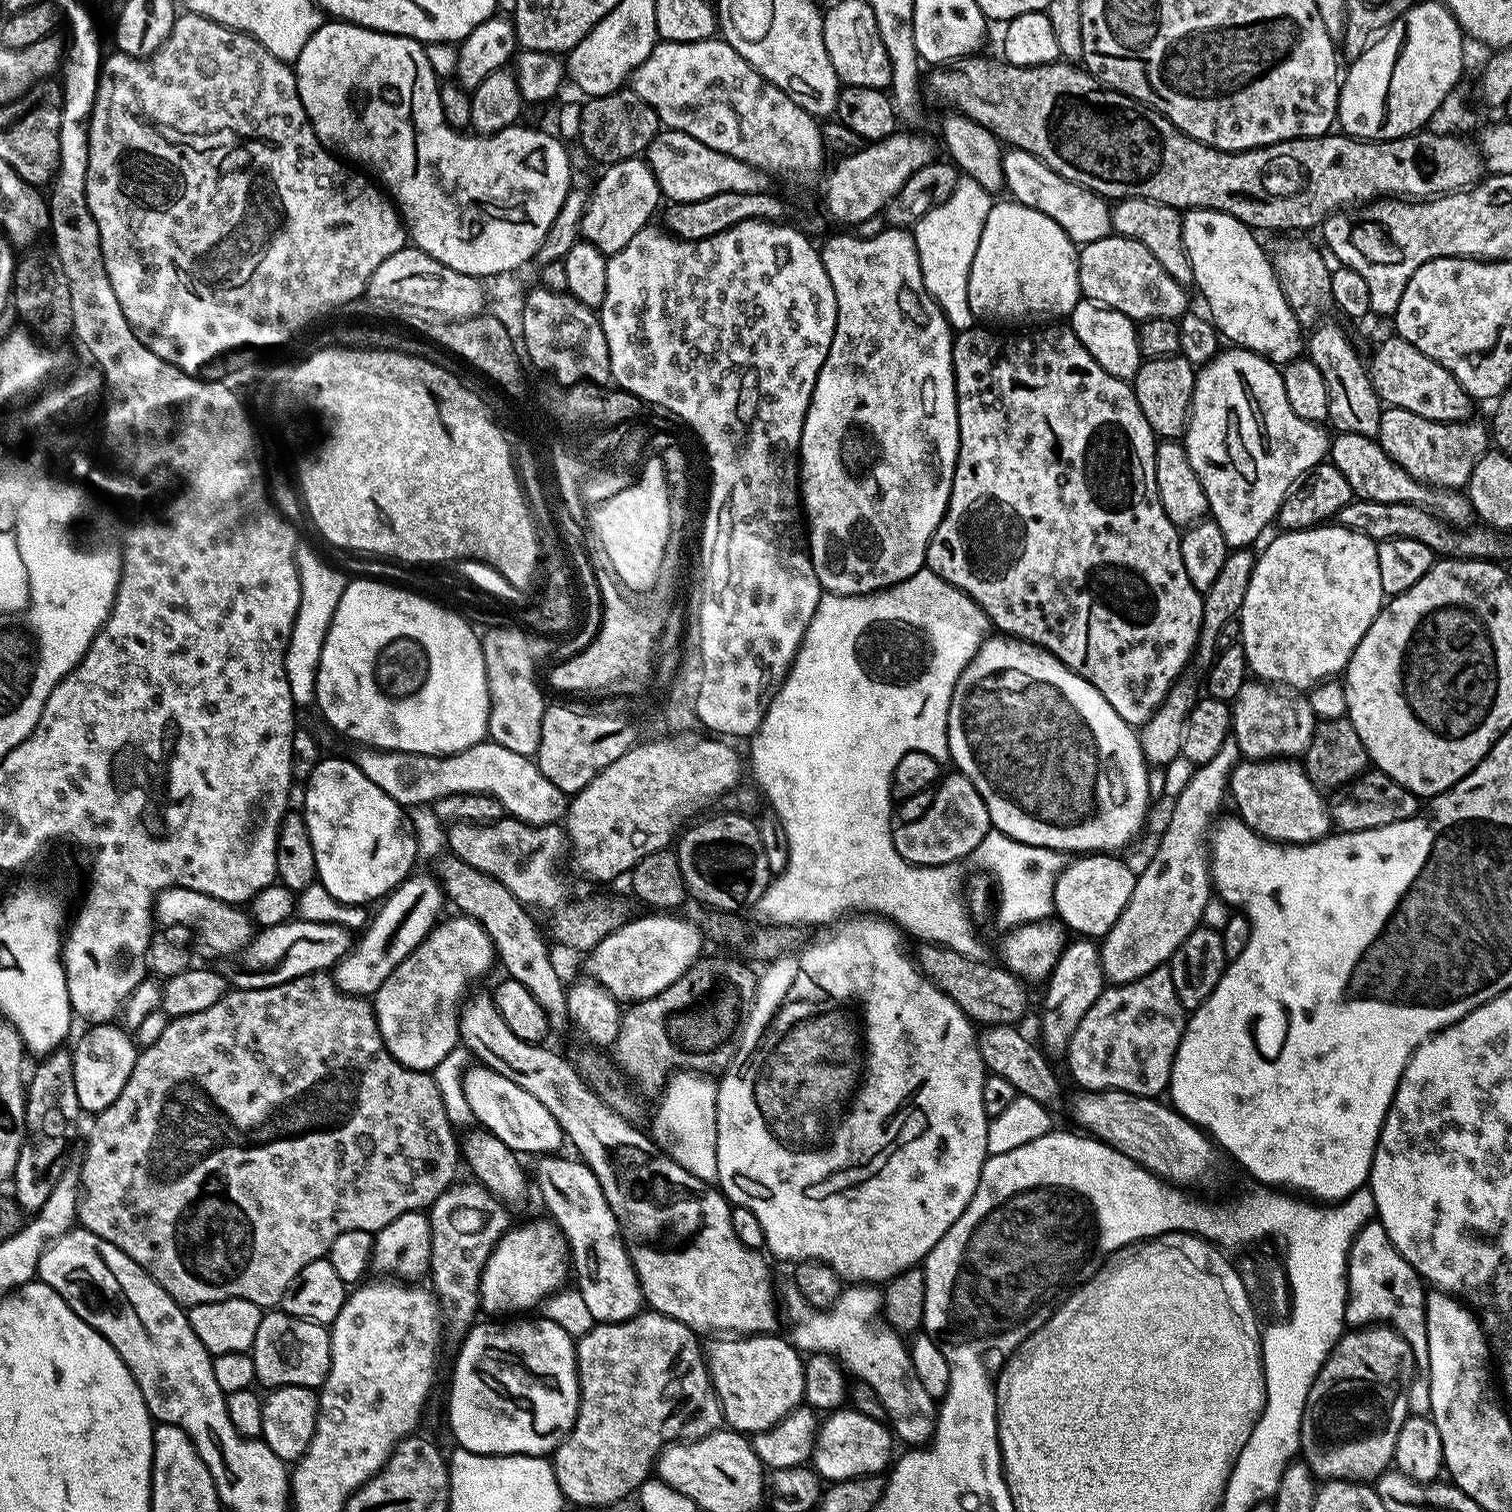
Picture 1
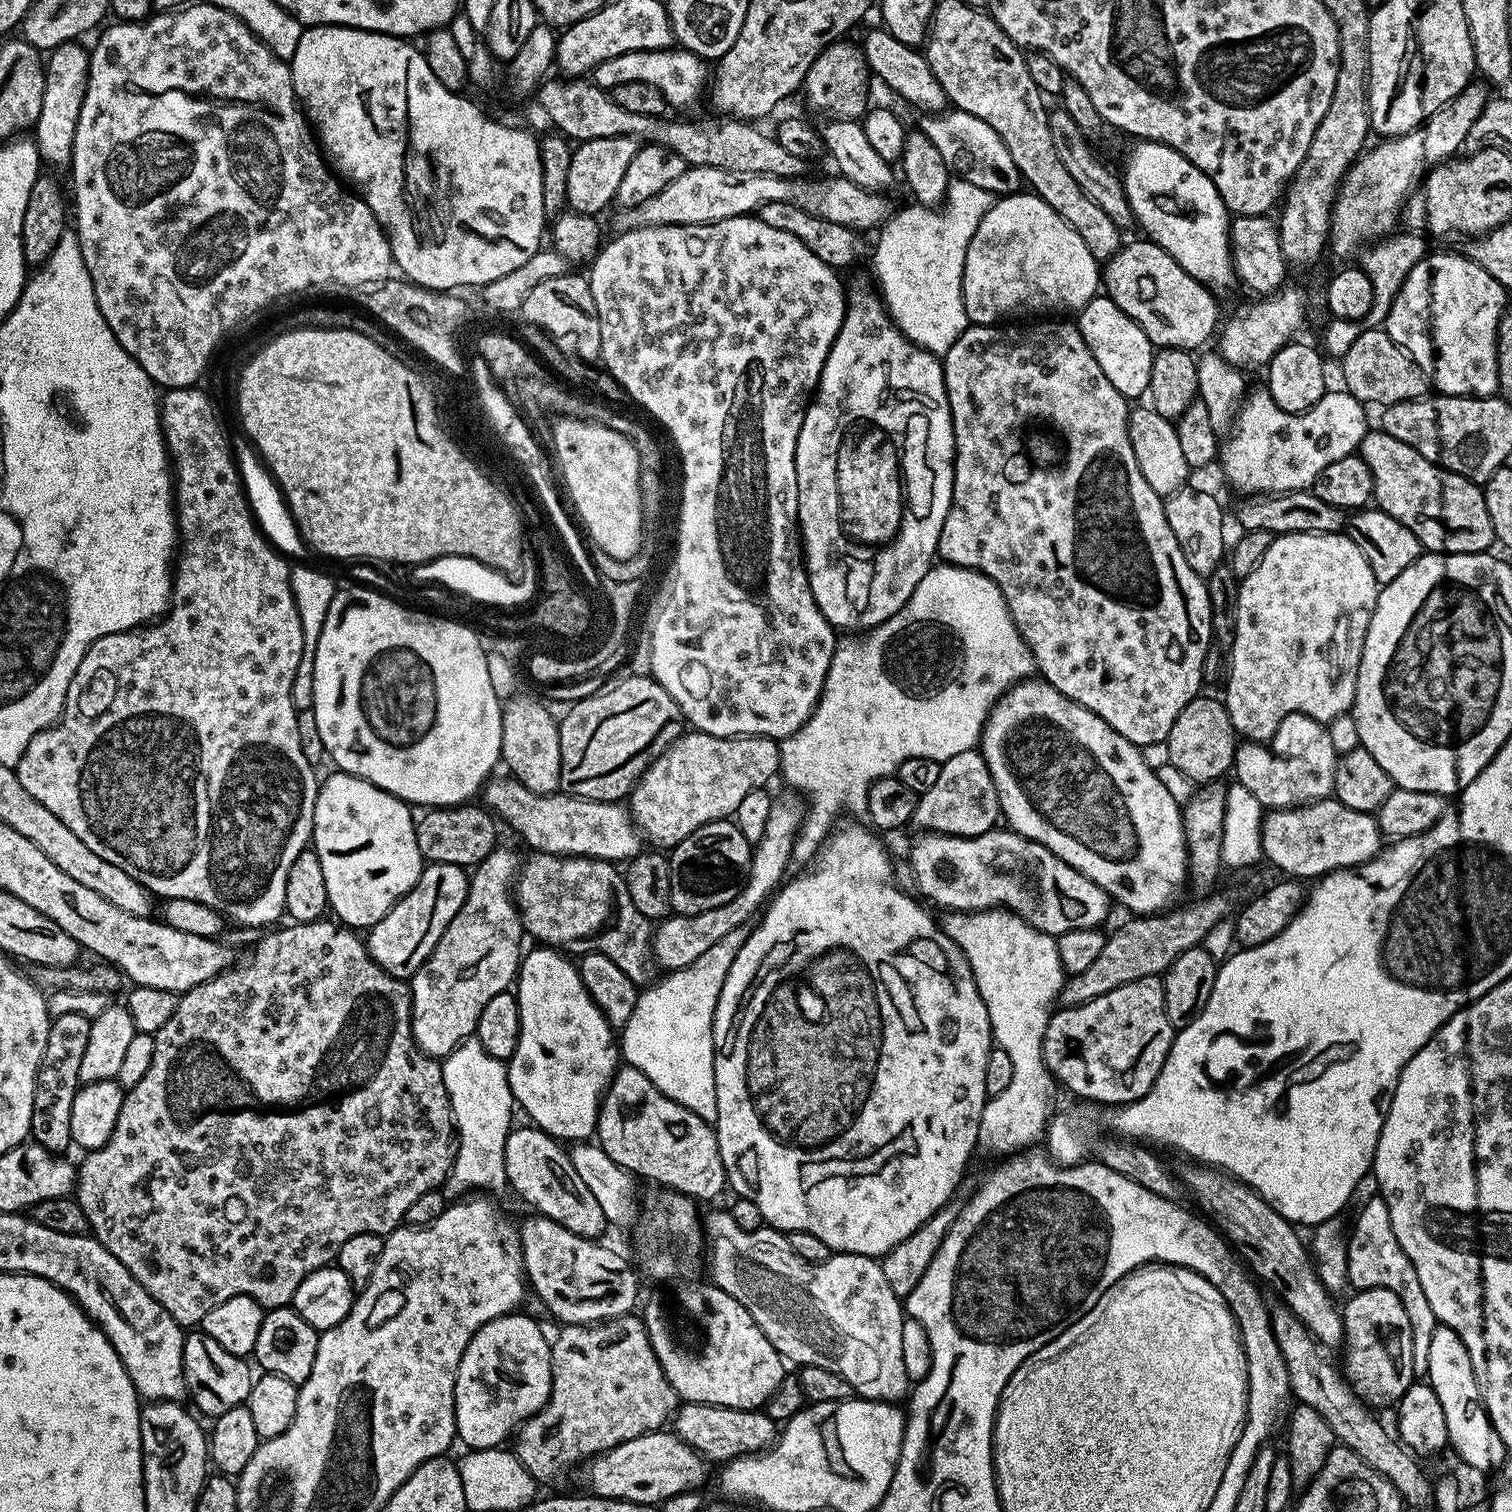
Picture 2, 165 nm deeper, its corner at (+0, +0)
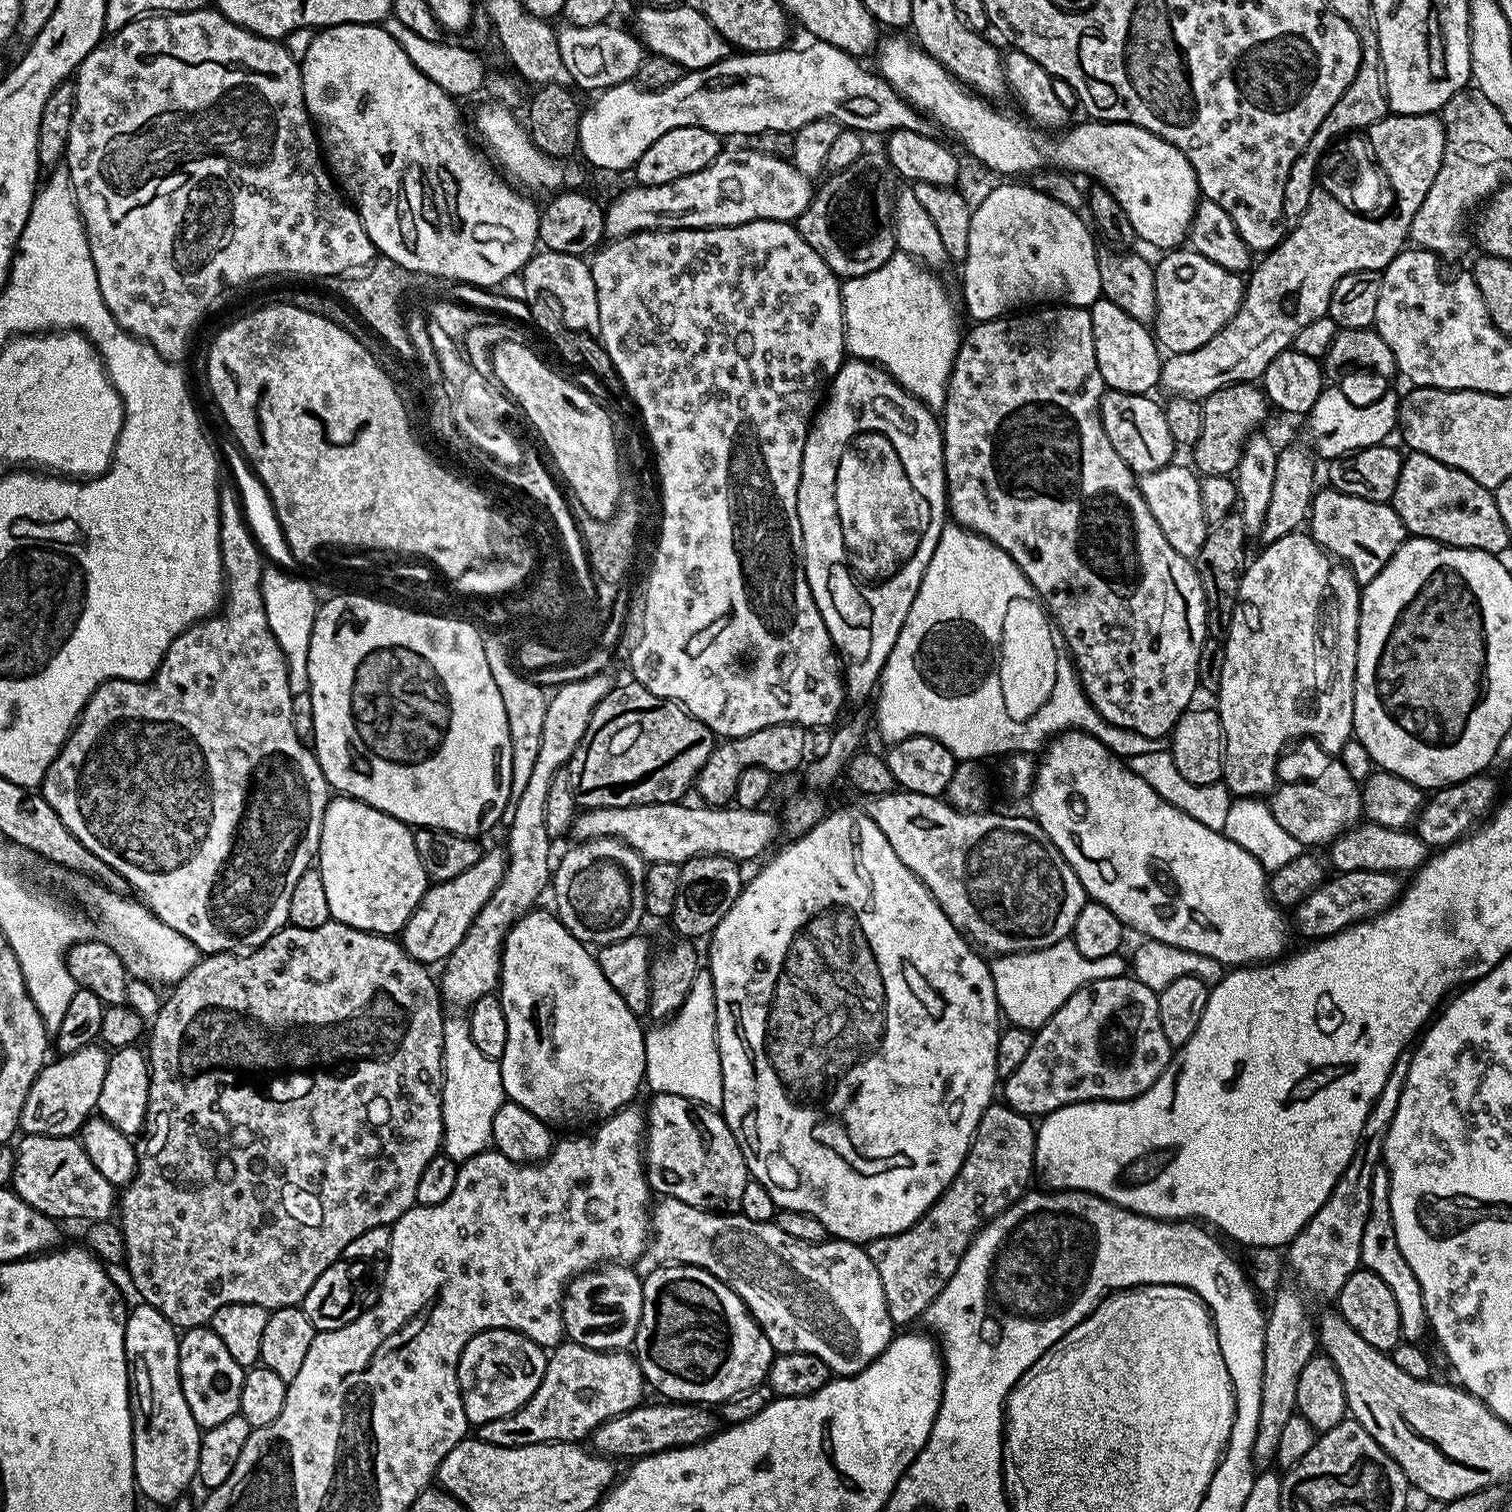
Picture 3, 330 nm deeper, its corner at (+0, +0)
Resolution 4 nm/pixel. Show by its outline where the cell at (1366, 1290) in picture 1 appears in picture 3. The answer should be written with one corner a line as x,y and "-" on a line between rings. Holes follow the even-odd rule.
1384,1166
1374,1170
1374,1186
1370,1186
1370,1214
1366,1218
1366,1230
1362,1230
1360,1263
1367,1271
1378,1274
1386,1286
1390,1286
1390,1294
1394,1294
1394,1302
1398,1302
1401,1337
1407,1343
1420,1344
1424,1332
1426,1336
1429,1331
1428,1315
1422,1298
1422,1286
1418,1286
1418,1278
1414,1278
1414,1270
1410,1270
1410,1262
1402,1258
1402,1250
1398,1246
1390,1210
1390,1178

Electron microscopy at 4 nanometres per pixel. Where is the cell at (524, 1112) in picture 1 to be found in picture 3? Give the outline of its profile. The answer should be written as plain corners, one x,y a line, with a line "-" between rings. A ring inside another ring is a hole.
669,1196
655,1201
650,1212
650,1228
654,1233
654,1239
650,1244
650,1256
652,1252
657,1265
693,1264
695,1268
705,1268
707,1272
714,1274
714,1278
718,1278
726,1286
730,1286
730,1290
734,1290
734,1294
738,1294
738,1298
742,1298
742,1302
748,1307
757,1324
763,1328
766,1338
777,1353
805,1352
806,1354
817,1355
832,1374
837,1377
852,1376
855,1372
864,1369
870,1362
874,1362
874,1358
878,1354
882,1354
882,1350
886,1350
886,1346
892,1341
894,1325
890,1314
886,1310
886,1298
882,1294
882,1278
878,1278
878,1270
874,1270
874,1262
870,1262
867,1251
859,1244
852,1244
848,1240
835,1238
826,1239
820,1244
798,1242
794,1238
790,1238
790,1234
782,1234
782,1230
778,1230
775,1222
759,1224
758,1222
750,1222
750,1218
739,1214
709,1212

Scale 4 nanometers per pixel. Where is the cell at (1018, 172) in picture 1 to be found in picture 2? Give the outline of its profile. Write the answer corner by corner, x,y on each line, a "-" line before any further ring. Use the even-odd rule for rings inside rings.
959,110
928,114
923,119
918,124
919,131
934,142
938,154
942,154
942,162
946,162
953,177
974,182
974,186
982,186
982,190
993,194
1016,194
1021,191
1022,177
1018,166
1014,166
1014,158
1010,158
1010,150
1006,150
1006,142
998,138
994,126
986,126
982,118
974,118
974,114

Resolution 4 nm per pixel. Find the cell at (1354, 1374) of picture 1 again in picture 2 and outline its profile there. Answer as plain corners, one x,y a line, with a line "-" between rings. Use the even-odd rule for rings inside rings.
1361,1288
1351,1293
1348,1305
1343,1305
1344,1317
1344,1364
1342,1373
1349,1387
1365,1404
1373,1409
1381,1410
1387,1404
1395,1405
1406,1394
1406,1390
1414,1382
1412,1375
1412,1327
1406,1314
1406,1306
1402,1306
1402,1298
1394,1294
1394,1290
1385,1288

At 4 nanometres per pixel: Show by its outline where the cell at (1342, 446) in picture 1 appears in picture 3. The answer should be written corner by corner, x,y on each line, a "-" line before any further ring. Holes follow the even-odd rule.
1409,451
1404,456
1402,474
1398,474
1398,486
1394,486
1390,503
1412,536
1437,540
1452,548
1473,548
1493,554
1503,553
1503,548
1510,544
1495,495
1474,482
1470,474
1438,462
1430,454

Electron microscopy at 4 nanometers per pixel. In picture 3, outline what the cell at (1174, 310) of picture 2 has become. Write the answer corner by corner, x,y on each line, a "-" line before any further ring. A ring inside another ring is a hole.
1168,250
1160,261
1155,261
1156,319
1154,335
1161,349
1169,353
1193,352
1198,346
1206,346
1218,330
1222,330
1234,318
1244,300
1245,277
1231,272
1210,258
1191,250

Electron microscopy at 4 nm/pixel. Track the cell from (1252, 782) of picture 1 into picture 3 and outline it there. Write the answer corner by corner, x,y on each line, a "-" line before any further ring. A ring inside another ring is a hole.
1367,822
1357,823
1351,830
1337,836
1335,840
1331,841
1328,850
1329,857
1327,856
1327,859
1330,861
1330,864
1330,859
1332,859
1332,864
1336,867
1335,871
1337,873
1370,870
1371,872
1394,872
1397,874
1408,872
1407,874
1412,874
1428,861
1430,855
1430,849
1424,845
1422,838
1416,836
1415,831
1403,828
1387,828
1386,826
1378,826
1377,824

